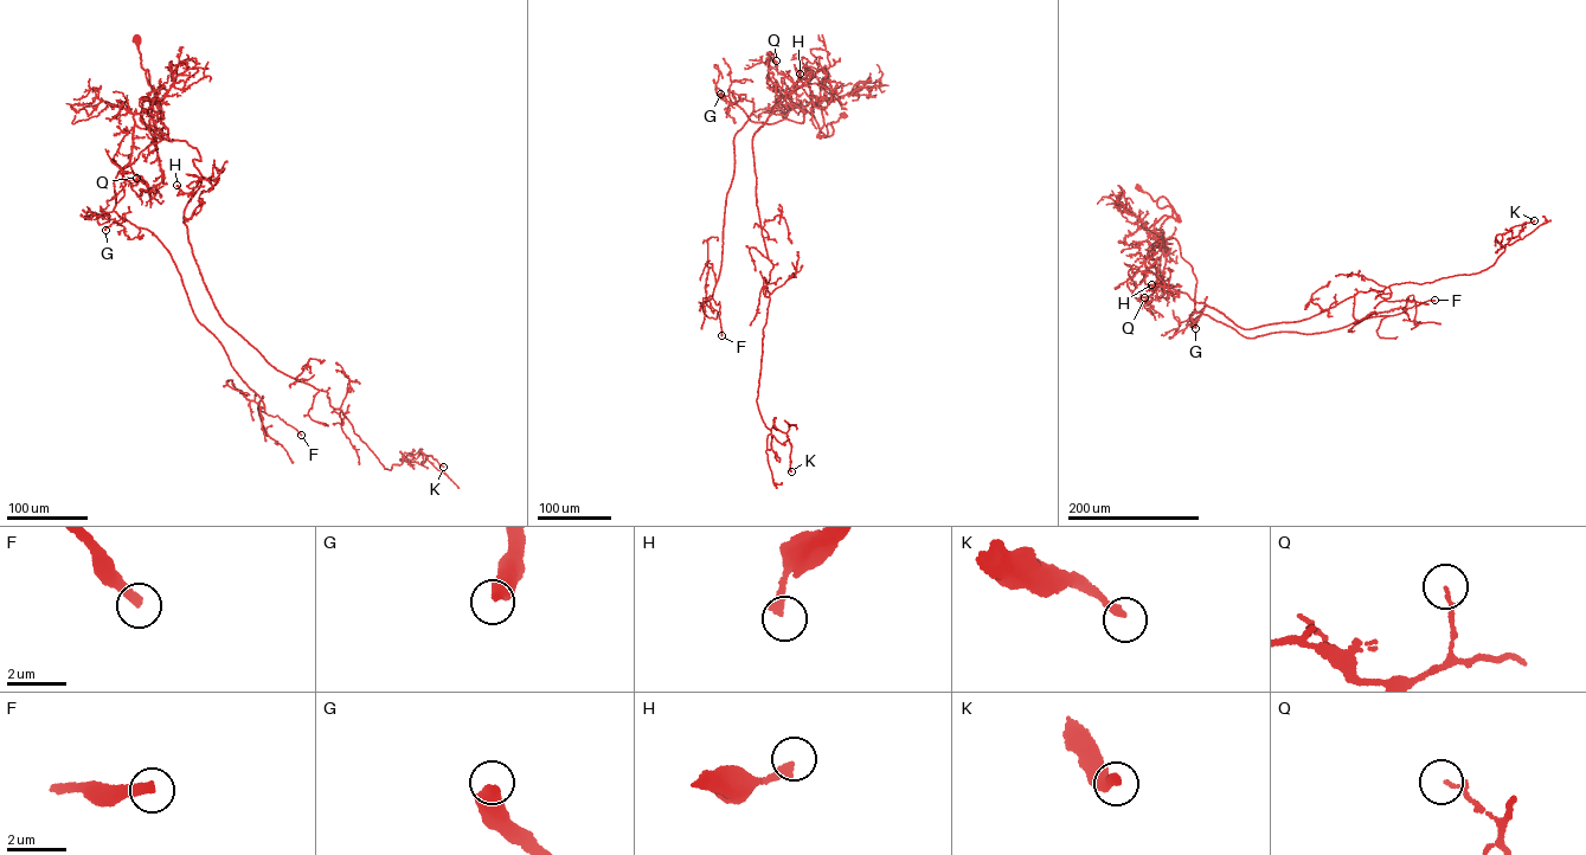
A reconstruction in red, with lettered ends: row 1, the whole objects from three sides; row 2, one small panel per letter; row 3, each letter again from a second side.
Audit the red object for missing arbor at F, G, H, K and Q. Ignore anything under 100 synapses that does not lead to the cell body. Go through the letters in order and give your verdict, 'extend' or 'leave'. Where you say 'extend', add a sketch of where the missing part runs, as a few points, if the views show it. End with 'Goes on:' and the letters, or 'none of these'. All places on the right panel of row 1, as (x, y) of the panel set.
F: extend; course (1434, 300), (1496, 278), (1519, 263), (1526, 245), (1573, 212)
G: leave
H: leave
K: leave
Q: leave
Goes on: F

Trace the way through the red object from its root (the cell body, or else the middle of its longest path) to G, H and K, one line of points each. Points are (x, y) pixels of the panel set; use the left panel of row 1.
G: (137, 40), (158, 102), (142, 103), (152, 140), (114, 181), (114, 211), (140, 231), (106, 230)
H: (137, 40), (162, 116), (142, 97), (151, 117), (164, 139), (197, 148), (209, 180), (187, 193), (177, 185)
K: (137, 40), (151, 117), (199, 155), (184, 223), (222, 319), (326, 391), (385, 469), (404, 452), (443, 467)

